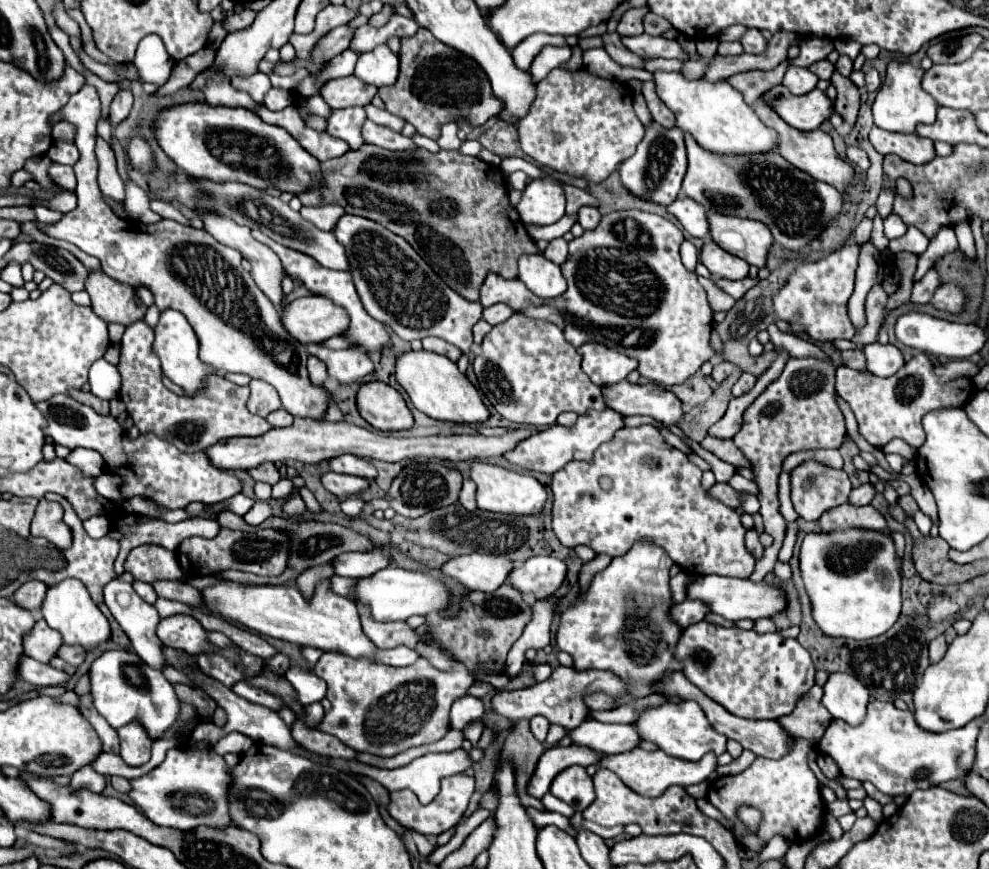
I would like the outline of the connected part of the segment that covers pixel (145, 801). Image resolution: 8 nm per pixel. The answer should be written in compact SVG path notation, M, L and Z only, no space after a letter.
M188 747L184 751L170 749L158 767L142 777L130 779L128 797L138 811L162 827L174 827L180 831L190 831L200 825L226 827L232 823L226 805L228 785L228 765L212 747Z

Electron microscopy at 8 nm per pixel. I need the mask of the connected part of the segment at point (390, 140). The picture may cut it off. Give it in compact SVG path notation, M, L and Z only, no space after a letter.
M364 121L362 137L364 137L366 143L378 145L378 147L388 149L388 151L406 151L406 149L414 149L416 147L412 143L412 139L404 137L402 133L390 131L388 127L382 127L382 125L376 125L376 123L370 123L370 121Z

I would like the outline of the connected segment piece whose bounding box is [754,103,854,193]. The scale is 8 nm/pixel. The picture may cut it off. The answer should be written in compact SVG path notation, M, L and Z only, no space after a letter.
M754 103L754 111L756 115L760 117L760 121L772 129L778 131L778 137L780 137L780 145L778 145L778 153L788 161L792 163L796 169L812 175L814 179L818 181L824 181L832 187L836 187L840 193L846 193L852 179L854 179L854 167L842 159L836 149L834 149L834 143L832 143L832 137L820 129L814 129L814 131L798 131L786 123L782 123L782 119L778 119L778 115L774 115L774 111L770 111L770 107L766 107L766 103Z

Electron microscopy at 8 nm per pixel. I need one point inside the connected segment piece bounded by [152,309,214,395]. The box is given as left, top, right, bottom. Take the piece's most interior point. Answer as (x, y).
(175, 342)

